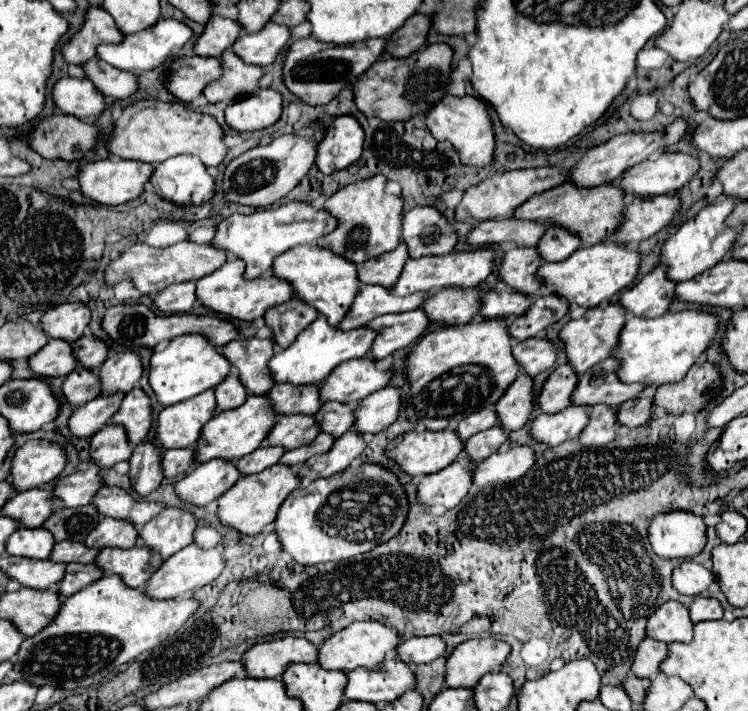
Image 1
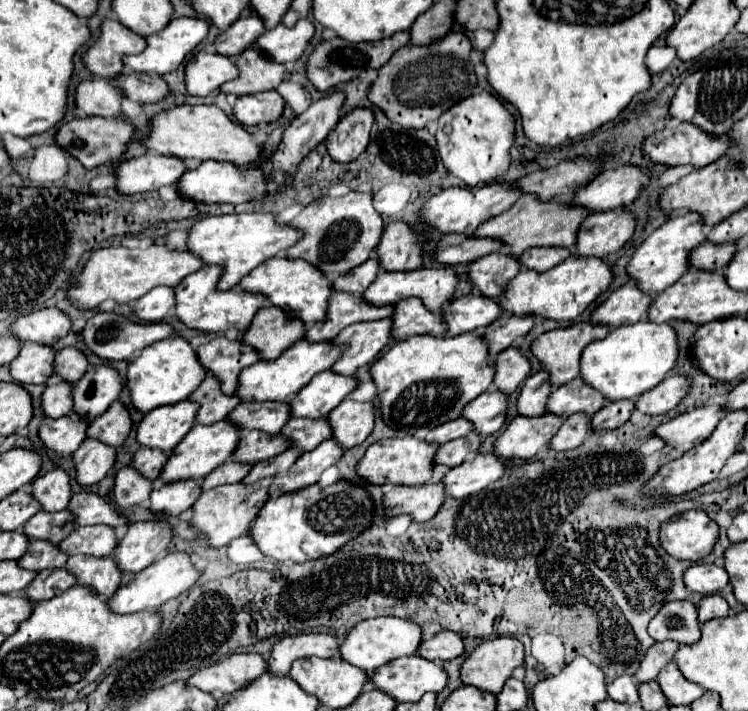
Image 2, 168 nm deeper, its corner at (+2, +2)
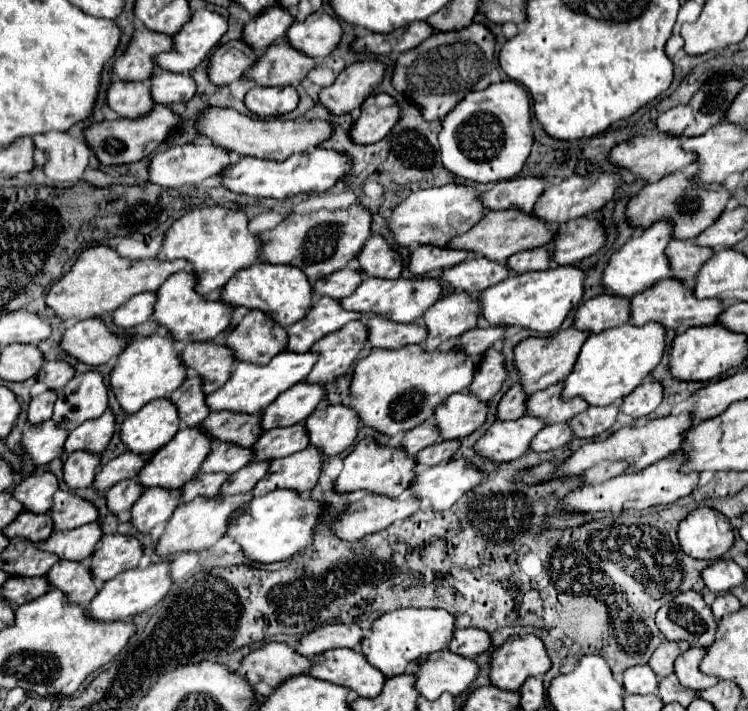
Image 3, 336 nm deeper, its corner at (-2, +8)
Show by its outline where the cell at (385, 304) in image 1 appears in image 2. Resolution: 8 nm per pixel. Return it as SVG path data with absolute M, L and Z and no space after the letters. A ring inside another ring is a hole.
M333 292L329 298L325 320L307 326L303 338L309 342L333 340L345 326L355 322L389 318L391 310L393 306L363 306L363 302L359 302L359 296L351 296L347 292Z

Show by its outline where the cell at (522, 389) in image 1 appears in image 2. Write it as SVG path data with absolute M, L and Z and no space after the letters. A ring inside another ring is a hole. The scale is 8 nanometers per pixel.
M489 390L479 394L473 402L463 408L463 418L473 424L473 430L479 436L489 436L501 430L505 422L507 396L499 394L499 390Z

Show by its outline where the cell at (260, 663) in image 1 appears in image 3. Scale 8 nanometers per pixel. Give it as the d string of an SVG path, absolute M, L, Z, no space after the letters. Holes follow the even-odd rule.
M357 624L319 626L299 640L295 652L307 658L315 658L321 652L331 648L357 648L361 638L363 638L363 632Z

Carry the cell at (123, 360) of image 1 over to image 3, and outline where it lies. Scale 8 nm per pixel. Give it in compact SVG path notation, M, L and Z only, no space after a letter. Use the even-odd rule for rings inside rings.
M99 370L77 374L65 388L59 390L53 420L67 430L77 428L85 420L99 418L109 406L109 386Z

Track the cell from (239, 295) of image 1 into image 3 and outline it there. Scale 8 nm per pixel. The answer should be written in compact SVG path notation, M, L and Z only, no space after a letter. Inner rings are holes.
M177 272L167 278L167 282L157 290L157 304L153 320L167 326L175 340L179 342L205 342L213 340L219 332L227 330L227 326L233 320L233 312L237 306L223 304L221 300L205 300L195 292L195 274L193 272Z

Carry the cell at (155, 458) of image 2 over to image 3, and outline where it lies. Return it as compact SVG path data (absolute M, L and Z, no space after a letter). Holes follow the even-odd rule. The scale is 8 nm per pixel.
M125 452L117 458L113 458L109 464L105 464L101 468L101 472L97 474L95 478L95 488L99 492L105 492L109 490L113 484L117 484L119 480L125 480L125 478L137 478L143 470L143 464L147 464L147 458L145 456L139 456L135 452Z

